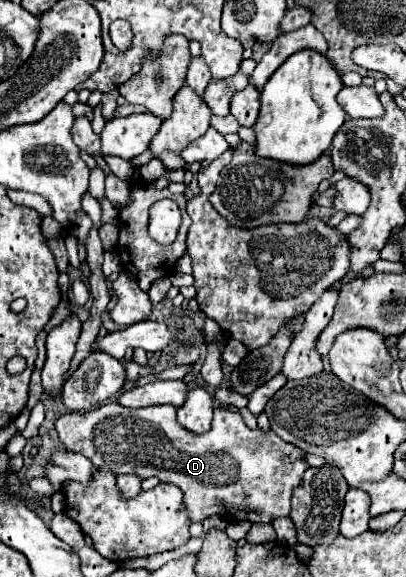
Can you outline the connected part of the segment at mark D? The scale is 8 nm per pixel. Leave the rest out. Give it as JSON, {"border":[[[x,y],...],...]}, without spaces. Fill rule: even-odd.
{"border":[[[110,400],[88,412],[70,412],[60,416],[56,420],[56,432],[66,450],[86,456],[98,470],[110,470],[116,476],[136,474],[140,480],[156,476],[160,482],[178,486],[184,494],[190,522],[204,522],[208,516],[218,514],[226,520],[268,524],[278,516],[288,516],[292,488],[300,484],[302,474],[308,468],[300,448],[284,442],[274,432],[262,432],[258,428],[250,430],[244,424],[240,412],[230,412],[224,408],[214,408],[212,428],[206,434],[190,434],[178,424],[176,408],[172,404],[132,410]]]}

